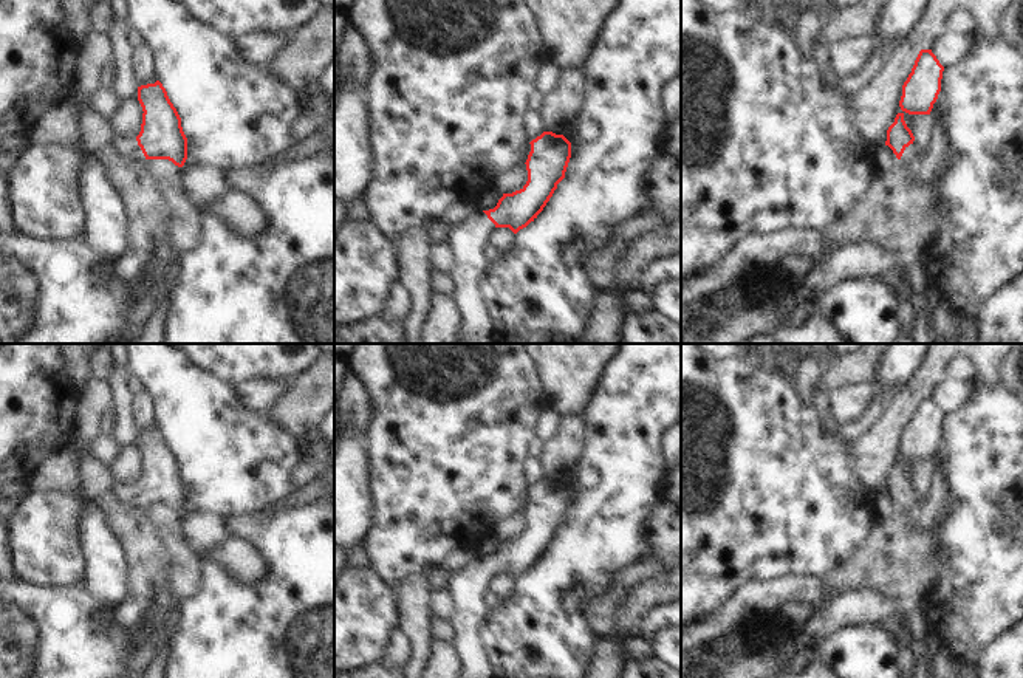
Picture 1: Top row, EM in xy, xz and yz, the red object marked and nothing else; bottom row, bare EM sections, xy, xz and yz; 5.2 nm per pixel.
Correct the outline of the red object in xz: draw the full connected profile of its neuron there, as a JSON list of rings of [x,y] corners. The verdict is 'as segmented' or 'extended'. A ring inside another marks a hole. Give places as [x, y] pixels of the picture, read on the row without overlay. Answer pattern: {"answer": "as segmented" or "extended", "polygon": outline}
{"answer": "extended", "polygon": [[[543,478],[532,486],[526,506],[528,528],[512,540],[503,540],[497,553],[470,562],[452,573],[450,594],[455,610],[450,621],[458,630],[455,645],[463,664],[461,678],[497,678],[494,663],[481,635],[492,608],[486,593],[495,574],[509,574],[514,580],[526,574],[543,557],[557,531],[565,525],[571,505],[571,489],[563,481]]]}

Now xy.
{"answer": "extended", "polygon": [[[159,427],[138,433],[135,444],[142,454],[141,478],[136,485],[115,485],[122,505],[145,511],[147,506],[169,506],[183,514],[187,506],[187,485],[181,464]]]}

